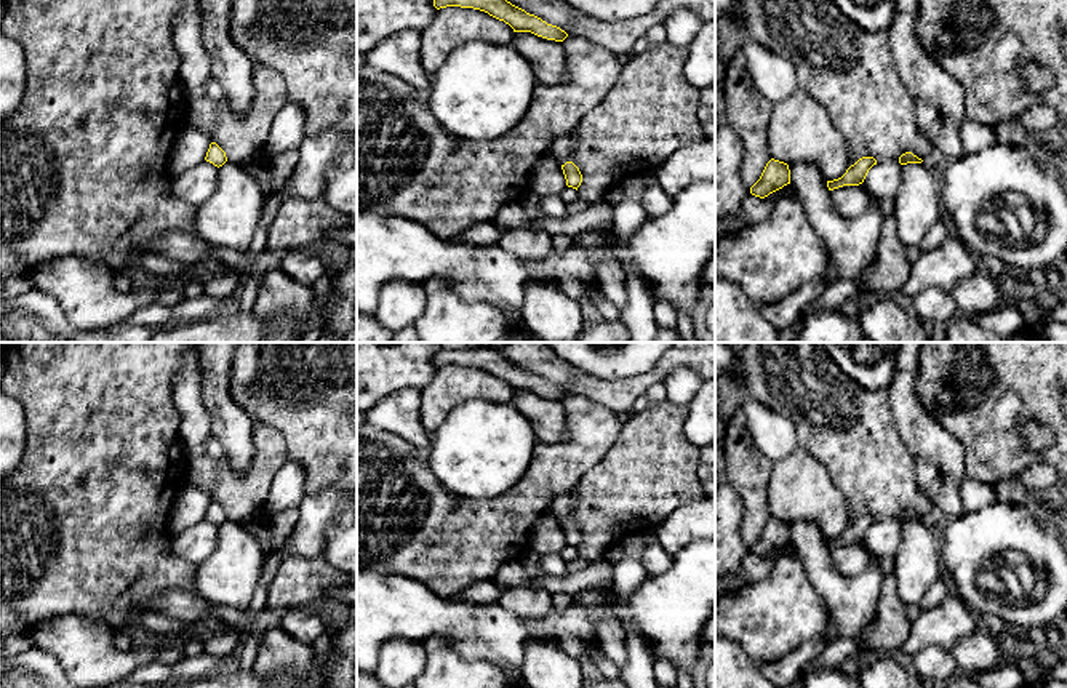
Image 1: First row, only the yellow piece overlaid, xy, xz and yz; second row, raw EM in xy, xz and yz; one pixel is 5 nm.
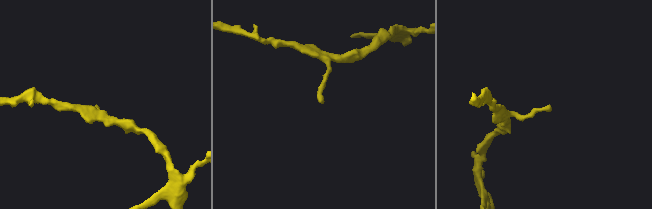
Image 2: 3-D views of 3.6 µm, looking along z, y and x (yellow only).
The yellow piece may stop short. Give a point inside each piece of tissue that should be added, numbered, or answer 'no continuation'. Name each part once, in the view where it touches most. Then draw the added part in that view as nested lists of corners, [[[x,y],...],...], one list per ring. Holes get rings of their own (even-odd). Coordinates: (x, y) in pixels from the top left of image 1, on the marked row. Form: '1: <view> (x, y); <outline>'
no continuation

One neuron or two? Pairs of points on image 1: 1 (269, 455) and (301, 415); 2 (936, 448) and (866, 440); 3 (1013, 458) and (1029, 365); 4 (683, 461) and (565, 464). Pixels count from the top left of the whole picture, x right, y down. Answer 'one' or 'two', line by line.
1: two
2: two
3: one
4: two

